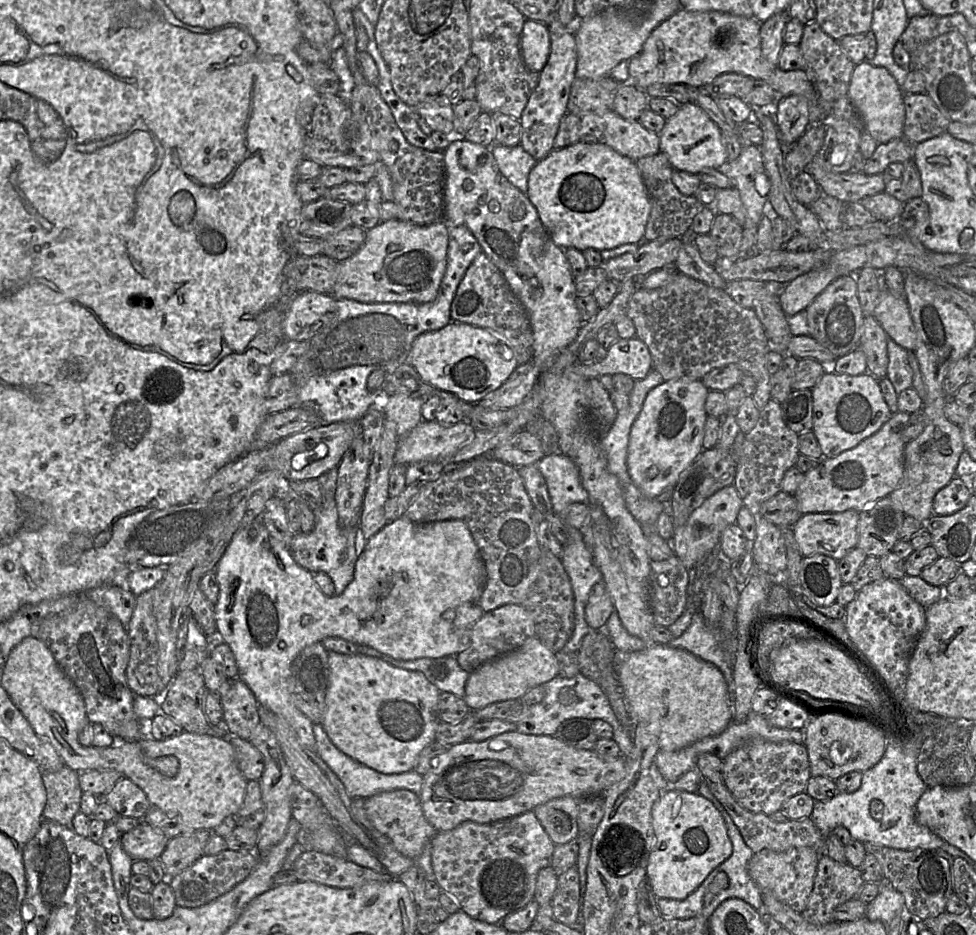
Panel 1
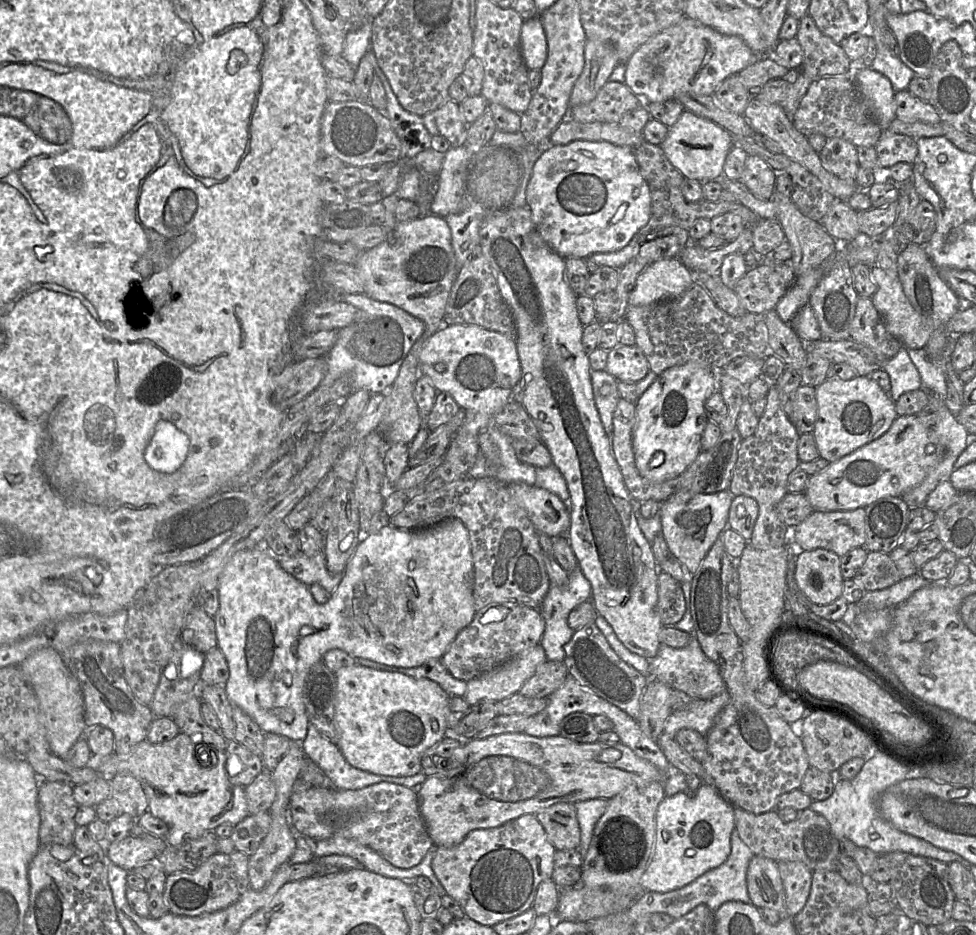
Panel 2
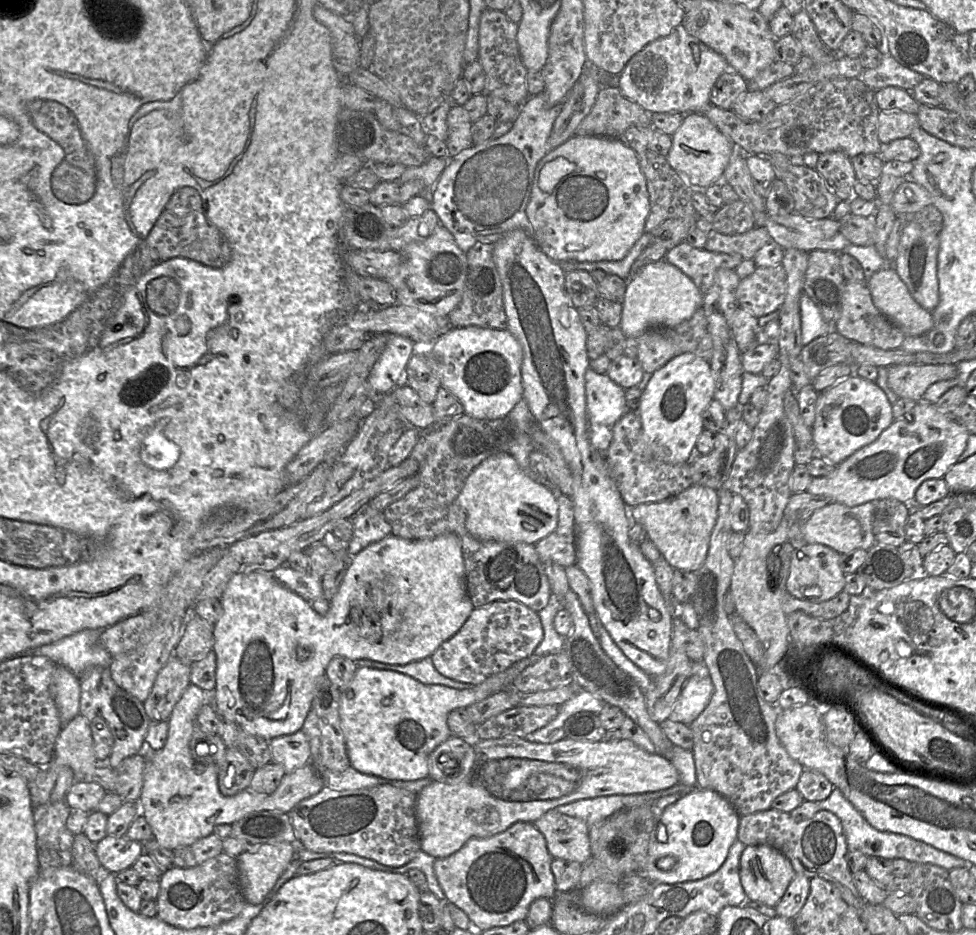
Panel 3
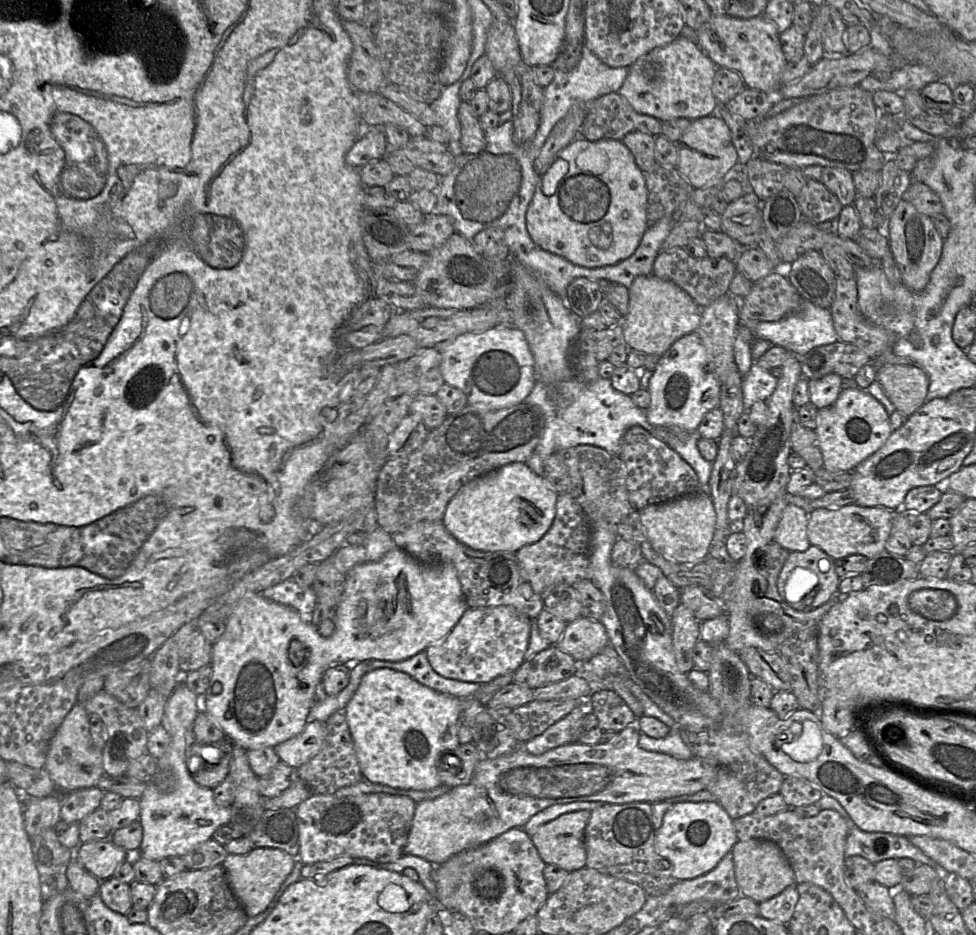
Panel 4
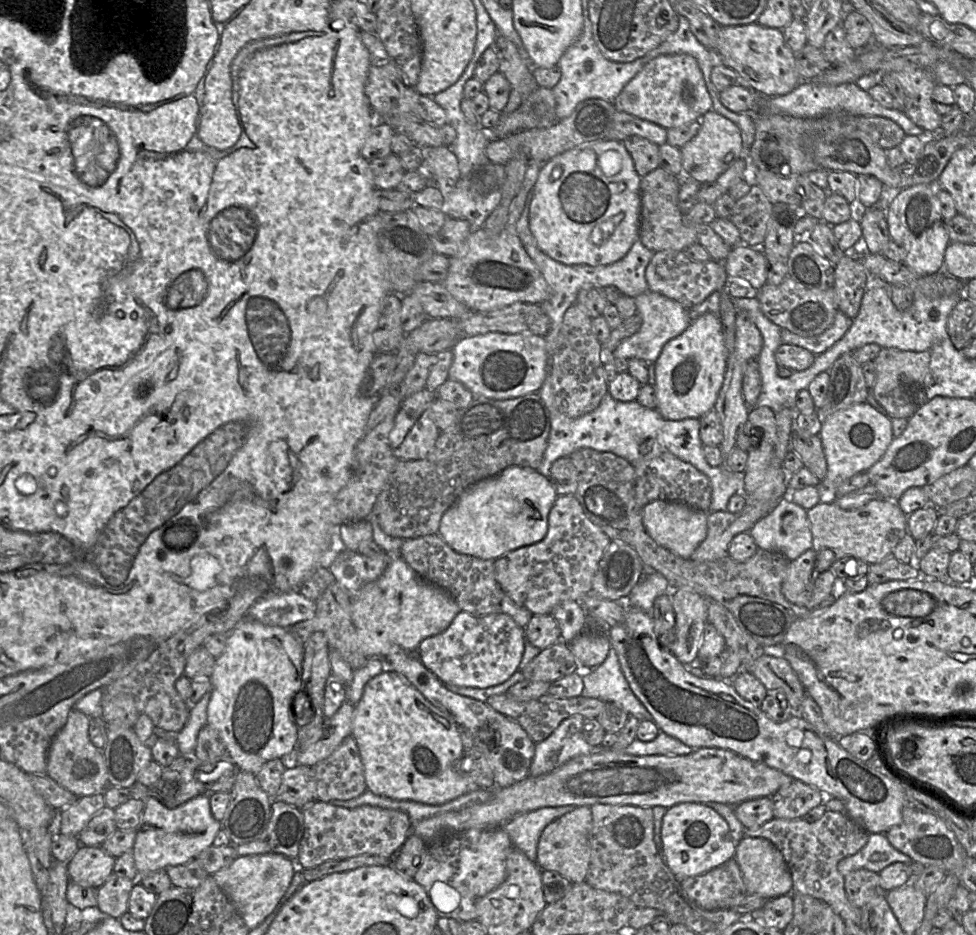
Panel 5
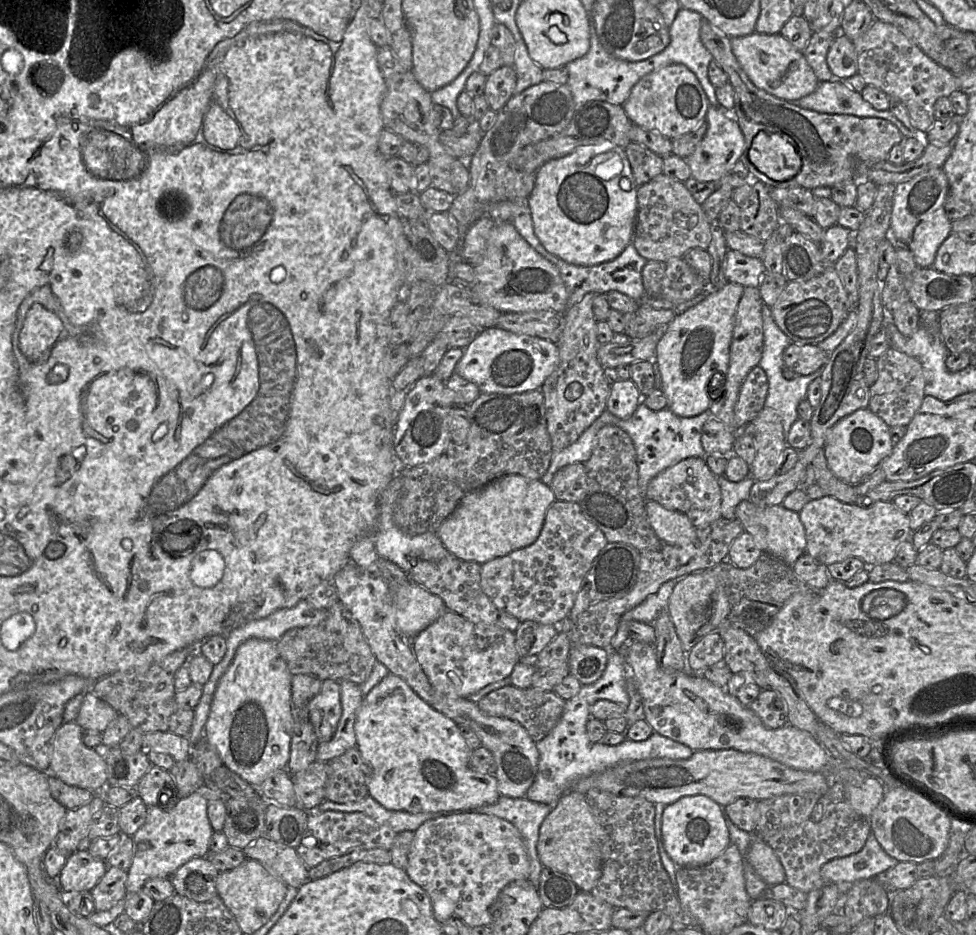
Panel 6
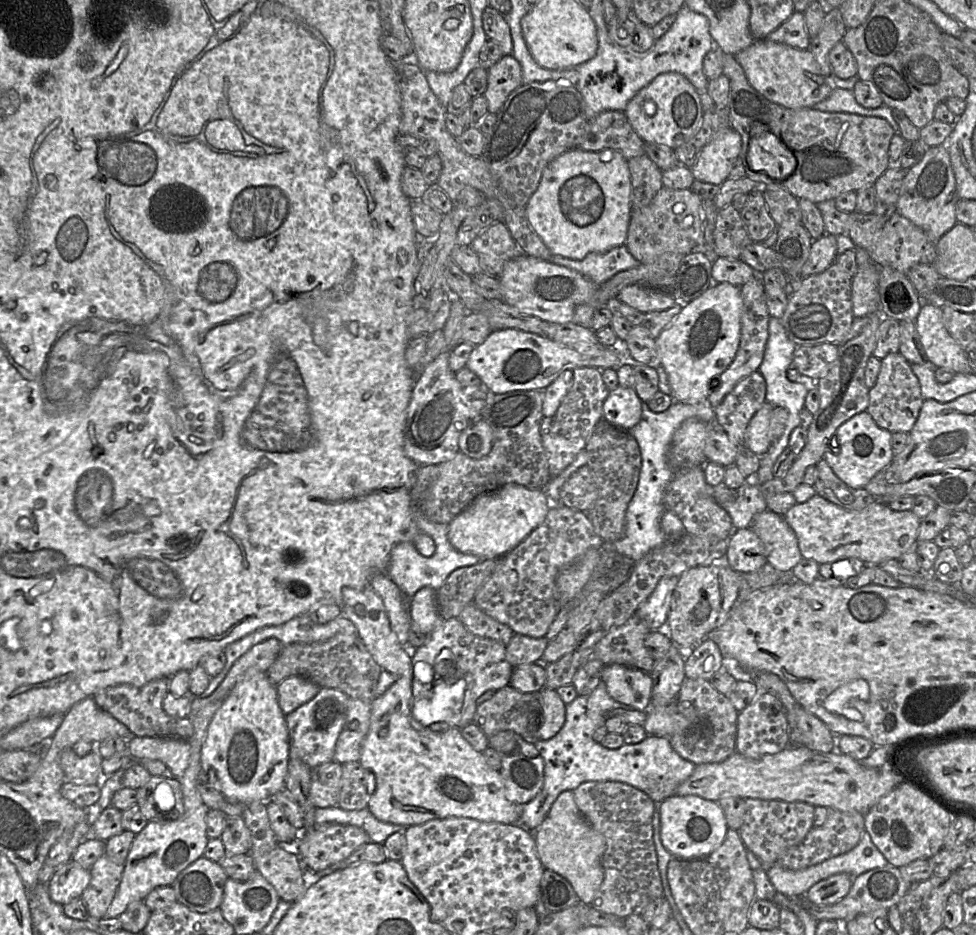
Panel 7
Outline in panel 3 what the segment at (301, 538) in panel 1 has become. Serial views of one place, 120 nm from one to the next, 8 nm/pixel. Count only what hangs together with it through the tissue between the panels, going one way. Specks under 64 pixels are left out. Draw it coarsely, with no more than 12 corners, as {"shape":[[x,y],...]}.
{"shape":[[283,564],[271,574],[307,601],[323,596],[321,577]]}

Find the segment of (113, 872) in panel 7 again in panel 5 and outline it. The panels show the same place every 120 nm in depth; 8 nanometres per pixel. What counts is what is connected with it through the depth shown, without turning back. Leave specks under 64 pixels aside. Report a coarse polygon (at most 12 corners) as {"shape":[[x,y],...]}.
{"shape":[[112,873],[97,888],[97,908],[116,919],[128,911],[135,881]]}

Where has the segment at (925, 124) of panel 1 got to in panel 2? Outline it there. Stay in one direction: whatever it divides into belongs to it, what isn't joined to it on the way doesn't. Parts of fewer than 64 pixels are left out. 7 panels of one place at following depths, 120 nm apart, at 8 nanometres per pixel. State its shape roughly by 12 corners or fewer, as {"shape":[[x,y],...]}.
{"shape":[[908,90],[895,93],[896,118],[905,123],[938,124],[930,102]]}

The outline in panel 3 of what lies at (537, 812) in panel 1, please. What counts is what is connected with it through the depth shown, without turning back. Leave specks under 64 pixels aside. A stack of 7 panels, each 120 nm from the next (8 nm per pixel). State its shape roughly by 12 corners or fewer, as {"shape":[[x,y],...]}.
{"shape":[[551,809],[533,824],[553,859],[592,857],[589,827]]}

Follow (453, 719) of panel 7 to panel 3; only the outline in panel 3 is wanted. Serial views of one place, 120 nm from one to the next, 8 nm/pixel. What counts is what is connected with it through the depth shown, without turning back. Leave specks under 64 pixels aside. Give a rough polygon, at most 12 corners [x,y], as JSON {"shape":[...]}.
{"shape":[[474,608],[430,658],[473,686],[534,654],[538,612]]}

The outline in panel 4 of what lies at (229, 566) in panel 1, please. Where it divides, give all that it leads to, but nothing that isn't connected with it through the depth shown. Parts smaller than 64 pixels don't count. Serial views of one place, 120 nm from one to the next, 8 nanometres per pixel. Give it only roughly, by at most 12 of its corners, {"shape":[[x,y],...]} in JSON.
{"shape":[[357,564],[329,637],[252,593],[202,710],[246,751],[299,735],[332,665],[398,662],[468,609],[453,565]]}

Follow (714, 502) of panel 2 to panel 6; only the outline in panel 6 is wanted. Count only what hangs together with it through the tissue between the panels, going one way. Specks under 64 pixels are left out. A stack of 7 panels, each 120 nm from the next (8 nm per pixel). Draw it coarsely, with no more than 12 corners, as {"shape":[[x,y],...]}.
{"shape":[[646,501],[655,535],[665,544],[685,546],[696,527],[681,512]]}

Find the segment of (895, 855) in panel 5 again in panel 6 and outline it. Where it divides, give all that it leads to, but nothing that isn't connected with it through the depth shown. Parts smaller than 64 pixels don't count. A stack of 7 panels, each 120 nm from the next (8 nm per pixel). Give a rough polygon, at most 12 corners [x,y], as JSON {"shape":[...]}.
{"shape":[[870,832],[857,853],[825,863],[826,883],[844,887],[899,863]]}

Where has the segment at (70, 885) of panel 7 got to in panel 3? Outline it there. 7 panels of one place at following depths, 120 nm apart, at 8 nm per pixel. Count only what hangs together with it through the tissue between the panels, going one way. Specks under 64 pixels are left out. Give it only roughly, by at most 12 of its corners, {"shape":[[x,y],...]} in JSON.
{"shape":[[107,835],[95,844],[103,869],[131,868],[145,851],[141,842]]}

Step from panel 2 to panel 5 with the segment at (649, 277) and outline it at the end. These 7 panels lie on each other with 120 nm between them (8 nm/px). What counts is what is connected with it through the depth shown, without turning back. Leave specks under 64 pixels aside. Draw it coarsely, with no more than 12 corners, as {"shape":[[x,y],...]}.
{"shape":[[650,290],[634,298],[642,319],[610,358],[654,363],[691,323],[688,309]]}

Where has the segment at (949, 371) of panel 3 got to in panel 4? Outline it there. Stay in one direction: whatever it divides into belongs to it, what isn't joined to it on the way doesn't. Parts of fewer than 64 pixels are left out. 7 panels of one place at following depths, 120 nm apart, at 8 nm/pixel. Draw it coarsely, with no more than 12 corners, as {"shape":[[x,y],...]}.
{"shape":[[915,365],[877,366],[876,381],[908,417],[926,402],[929,379]]}

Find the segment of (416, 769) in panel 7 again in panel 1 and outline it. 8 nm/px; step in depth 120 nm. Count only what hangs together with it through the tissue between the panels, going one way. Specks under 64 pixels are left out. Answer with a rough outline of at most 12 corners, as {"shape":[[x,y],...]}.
{"shape":[[328,652],[321,725],[384,774],[435,741],[418,671]]}

